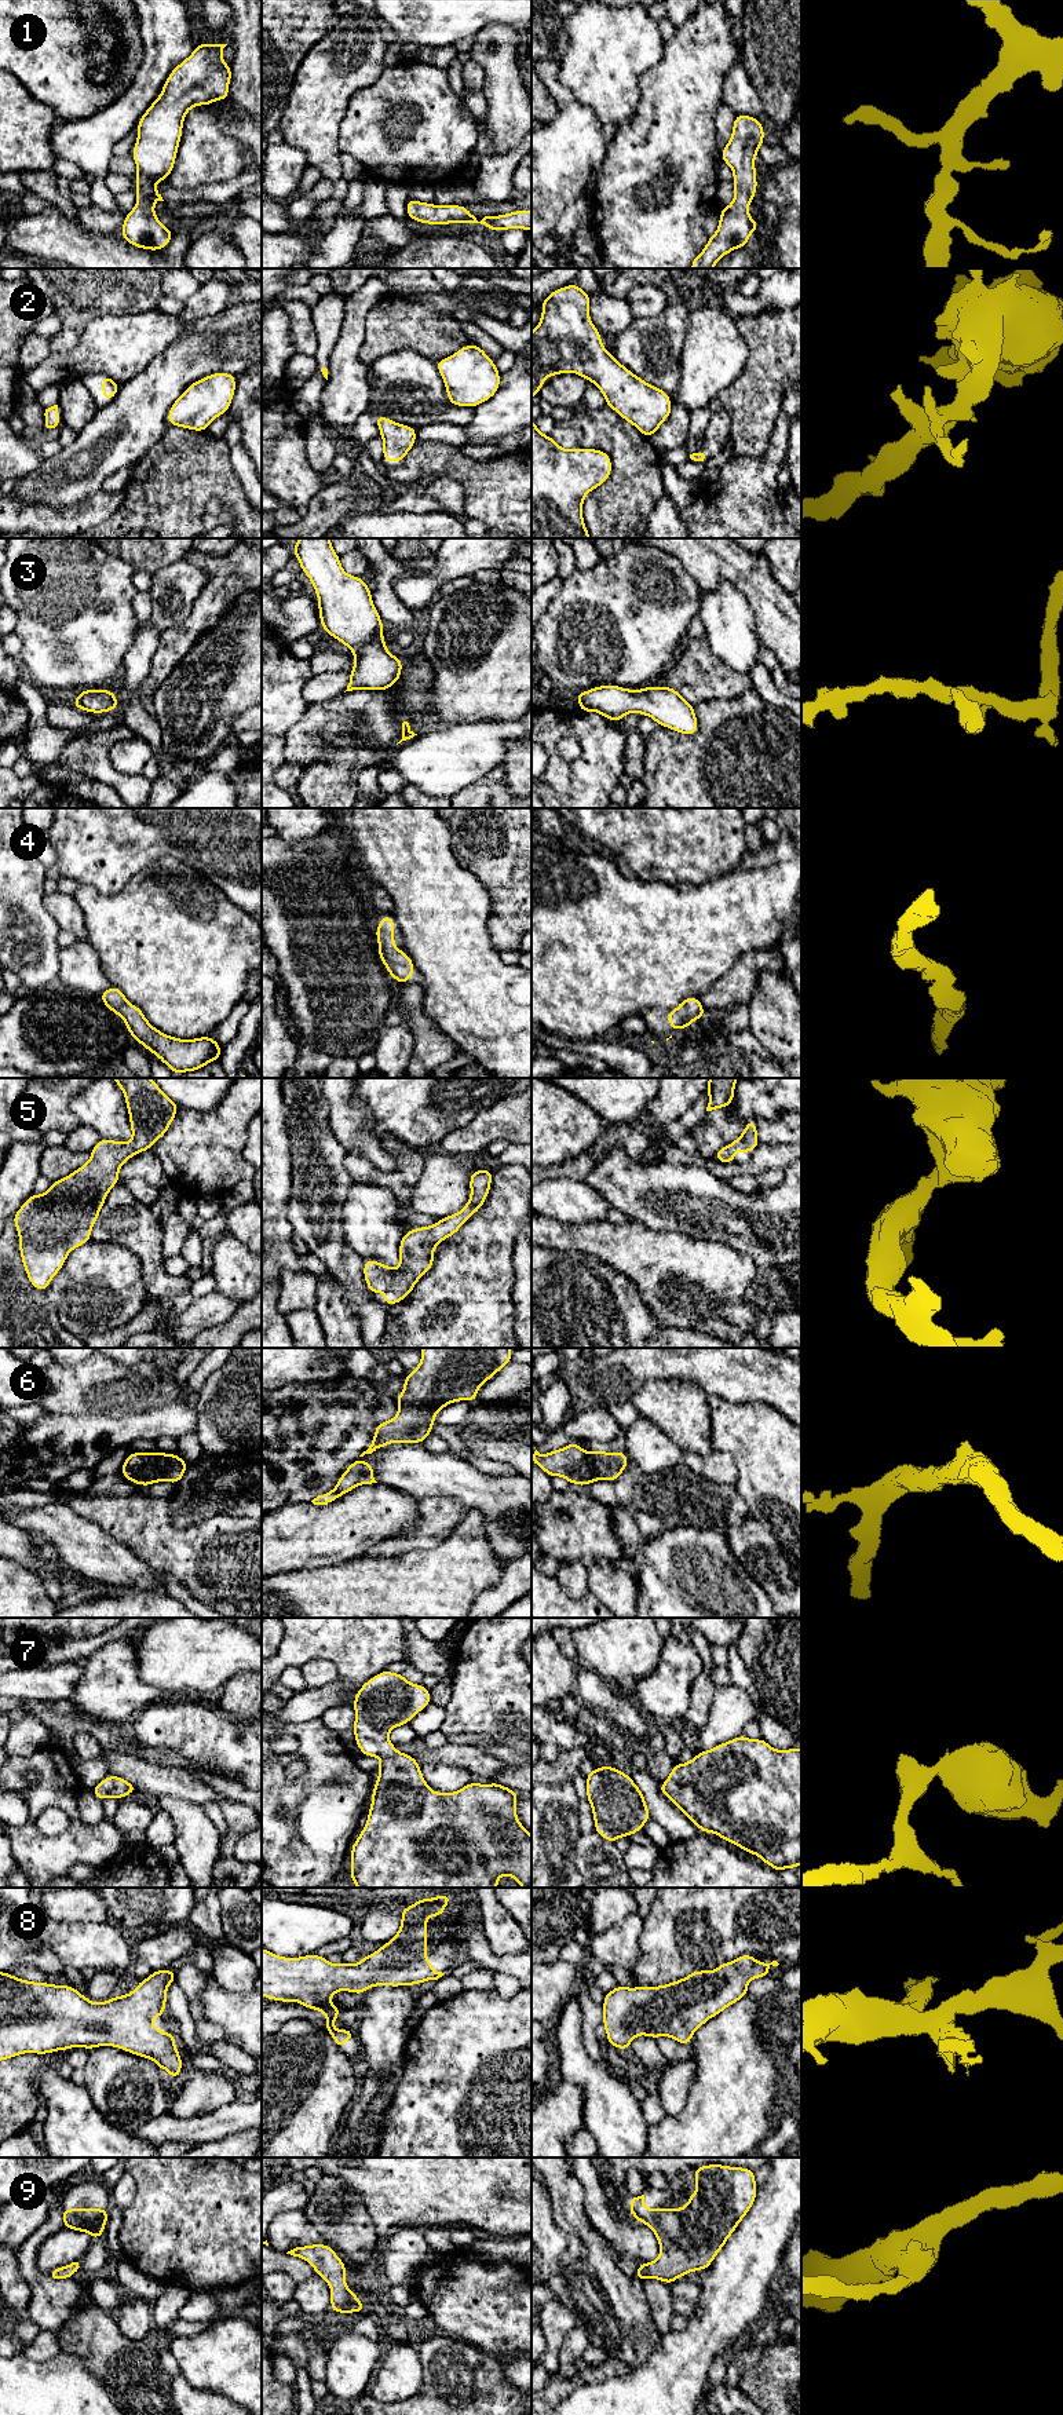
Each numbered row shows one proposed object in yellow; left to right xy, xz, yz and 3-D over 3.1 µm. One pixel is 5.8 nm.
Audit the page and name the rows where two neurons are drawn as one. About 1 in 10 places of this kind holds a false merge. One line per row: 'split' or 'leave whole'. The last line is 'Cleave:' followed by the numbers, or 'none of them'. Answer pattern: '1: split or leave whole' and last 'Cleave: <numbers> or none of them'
1: leave whole
2: leave whole
3: leave whole
4: leave whole
5: leave whole
6: leave whole
7: leave whole
8: leave whole
9: leave whole
Cleave: none of them

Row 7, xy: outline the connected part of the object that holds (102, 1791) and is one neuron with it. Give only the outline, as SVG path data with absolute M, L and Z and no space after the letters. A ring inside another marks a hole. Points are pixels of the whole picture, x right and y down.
M107 1775L103 1782L99 1782L92 1789L92 1794L101 1801L106 1798L120 1801L124 1795L134 1794L136 1790L136 1786L127 1782L124 1778Z

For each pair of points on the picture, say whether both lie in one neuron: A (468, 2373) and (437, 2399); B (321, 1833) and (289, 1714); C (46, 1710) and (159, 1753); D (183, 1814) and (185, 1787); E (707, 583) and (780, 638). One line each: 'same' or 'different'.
A: same
B: different
C: same
D: different
E: same

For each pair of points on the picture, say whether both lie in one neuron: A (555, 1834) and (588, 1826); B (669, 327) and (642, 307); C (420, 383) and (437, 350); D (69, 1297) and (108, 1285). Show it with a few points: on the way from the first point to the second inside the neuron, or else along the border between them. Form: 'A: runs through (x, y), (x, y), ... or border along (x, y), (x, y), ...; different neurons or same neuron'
A: border along (577, 1801), (577, 1822), (581, 1834); different neurons
B: border along (669, 303), (654, 317), (635, 318); different neurons
C: border along (401, 349), (417, 351), (434, 362); different neurons
D: runs through (79, 1293), (92, 1293), (98, 1289); same neuron

